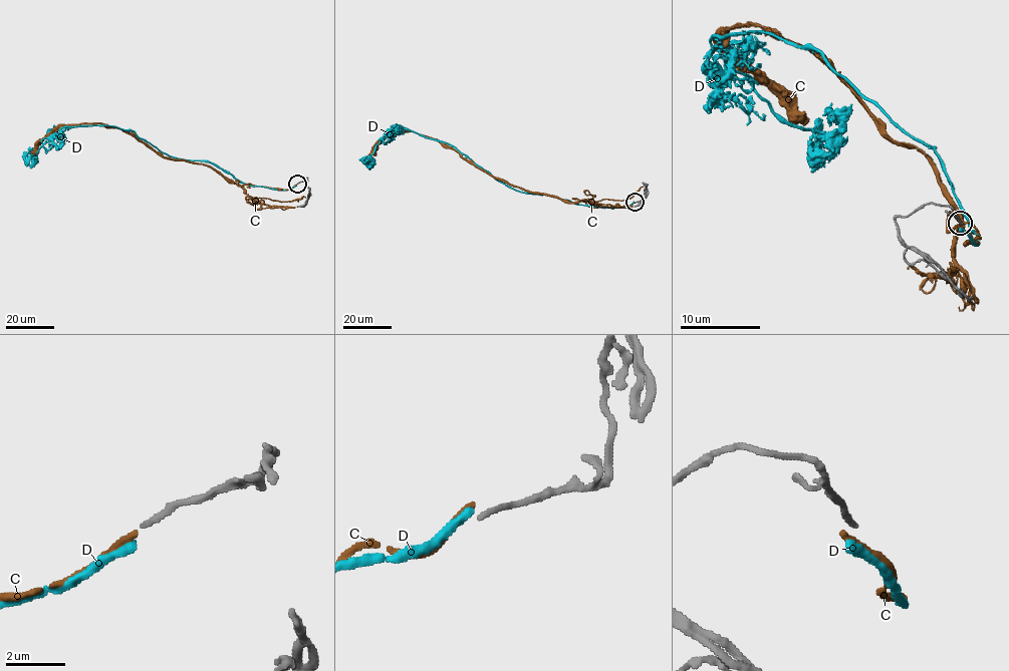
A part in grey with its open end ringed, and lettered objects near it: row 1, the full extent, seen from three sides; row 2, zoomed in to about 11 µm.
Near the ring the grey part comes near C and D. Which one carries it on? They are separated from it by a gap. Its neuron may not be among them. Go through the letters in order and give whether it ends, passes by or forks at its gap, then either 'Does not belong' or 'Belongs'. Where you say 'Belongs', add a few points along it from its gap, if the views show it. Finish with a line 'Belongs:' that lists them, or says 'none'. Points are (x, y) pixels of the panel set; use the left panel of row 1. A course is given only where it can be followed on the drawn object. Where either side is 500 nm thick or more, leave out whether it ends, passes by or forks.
C: It ends there. Belongs. Its course: (296, 184), (282, 190), (229, 183), (209, 166), (163, 156), (124, 130), (101, 123), (59, 124), (31, 152)
D: It ends there. Does not belong
Belongs: C

